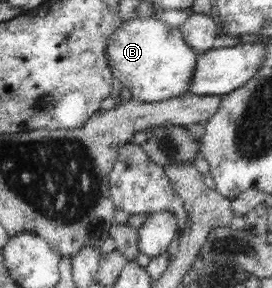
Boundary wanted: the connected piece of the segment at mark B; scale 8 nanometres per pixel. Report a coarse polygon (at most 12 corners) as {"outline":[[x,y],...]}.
{"outline":[[124,21],[107,61],[133,100],[189,92],[197,54],[179,27]]}

